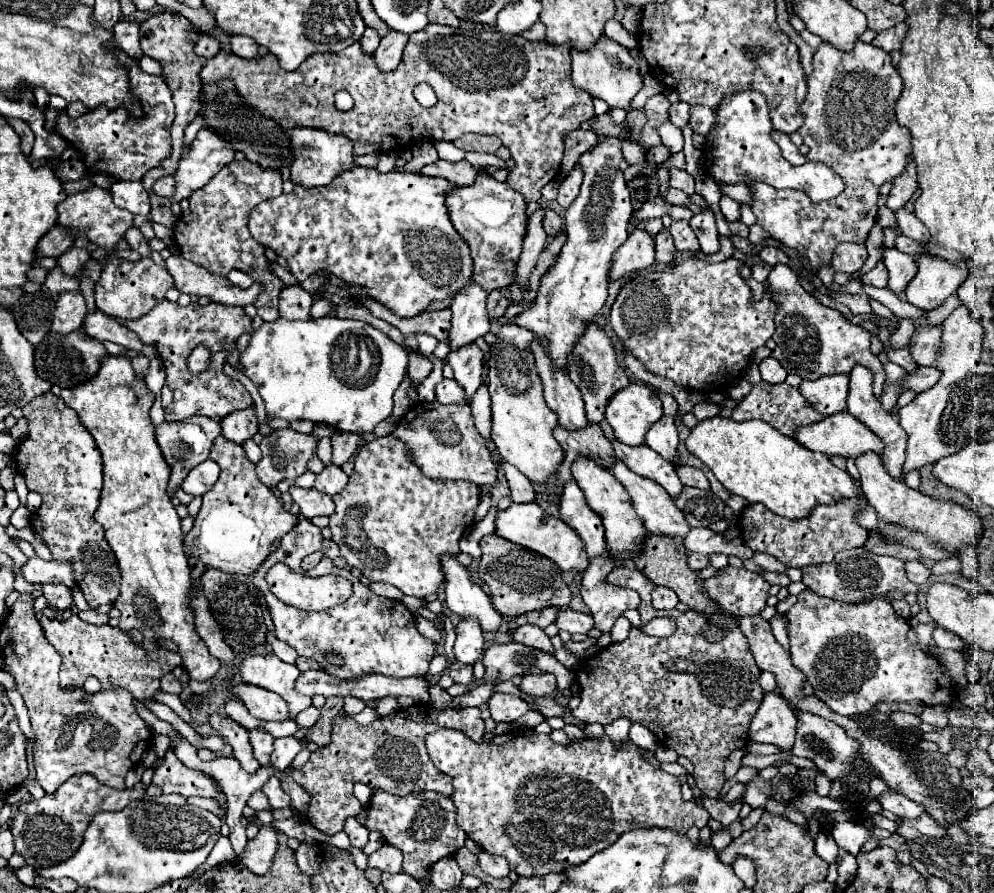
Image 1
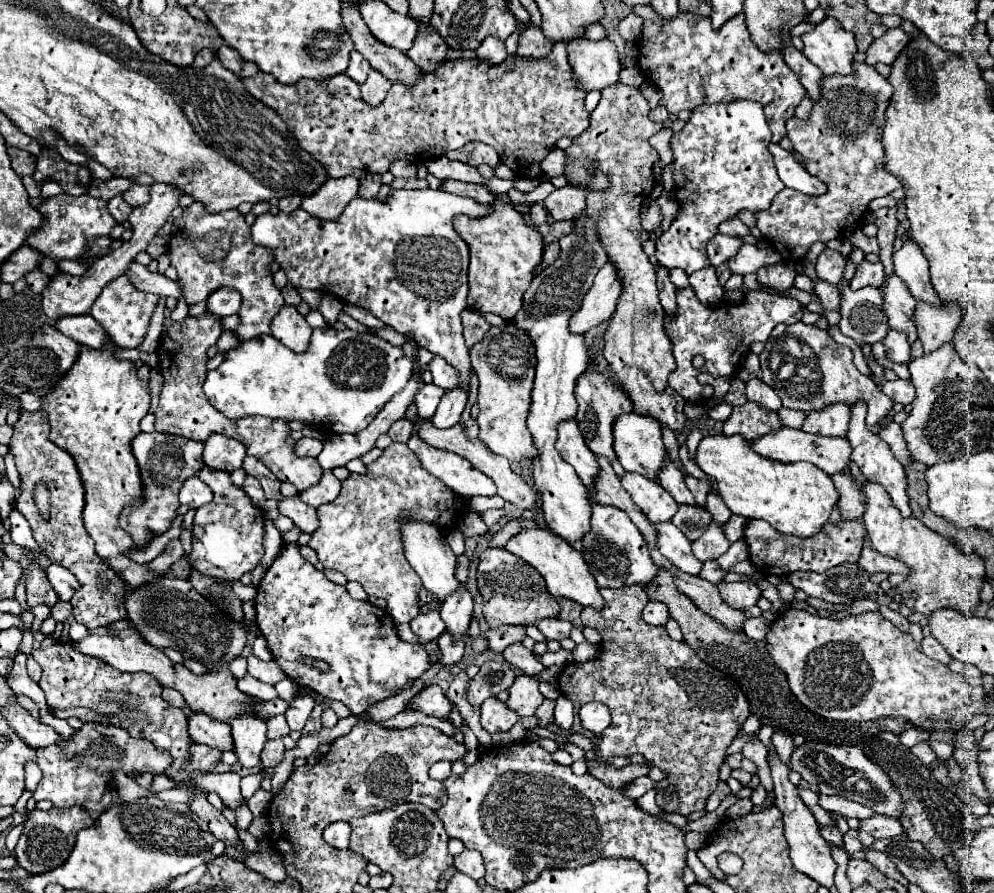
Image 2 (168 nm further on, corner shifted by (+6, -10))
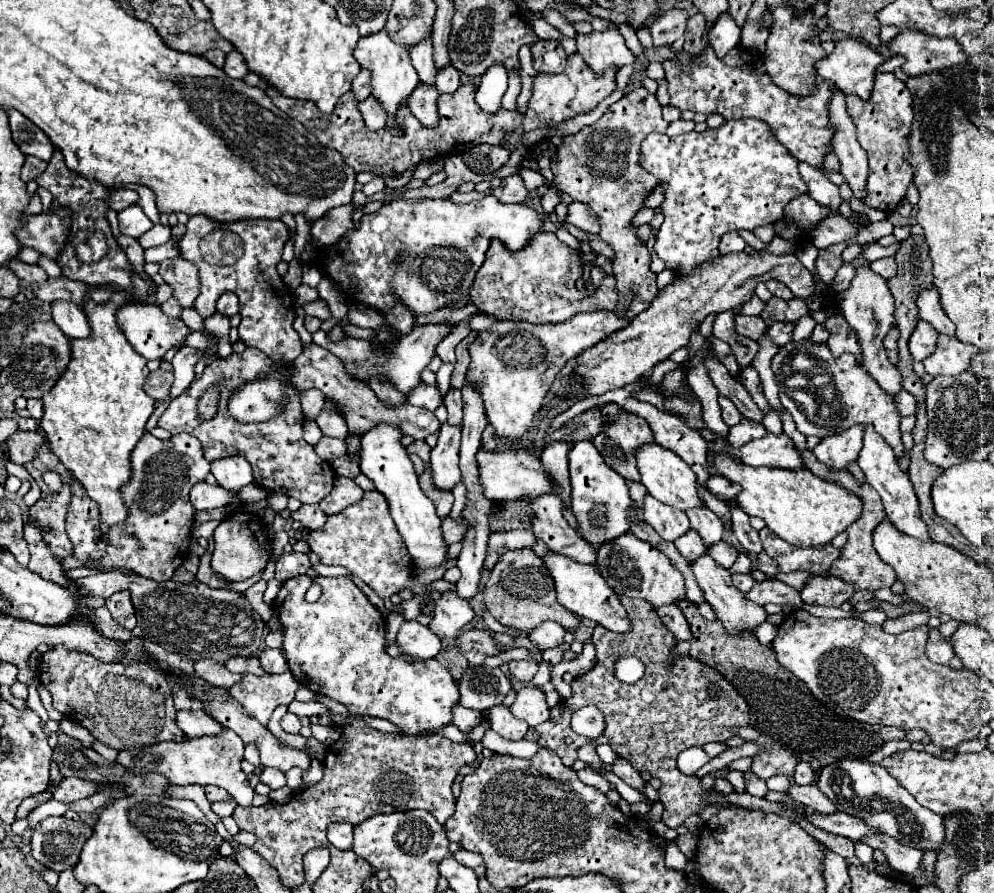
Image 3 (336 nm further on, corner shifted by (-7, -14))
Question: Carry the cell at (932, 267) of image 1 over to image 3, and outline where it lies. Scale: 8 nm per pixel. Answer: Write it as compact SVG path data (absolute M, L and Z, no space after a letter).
M940 334L936 350L934 354L930 354L930 358L924 360L924 366L926 366L926 372L932 376L936 374L954 376L970 368L972 356L976 352L978 352L976 346L960 342L958 338L950 338L946 334Z

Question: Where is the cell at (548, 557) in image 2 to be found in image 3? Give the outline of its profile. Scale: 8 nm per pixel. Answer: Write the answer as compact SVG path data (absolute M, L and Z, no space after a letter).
M552 550L544 556L544 562L546 562L546 568L556 582L556 598L566 610L570 610L572 614L590 618L590 620L594 620L594 622L598 622L604 628L614 630L614 632L626 632L628 630L628 626L630 626L628 614L626 614L624 606L620 604L618 596L614 594L614 590L600 576L596 566L574 562L572 558L566 558L566 556L552 552Z

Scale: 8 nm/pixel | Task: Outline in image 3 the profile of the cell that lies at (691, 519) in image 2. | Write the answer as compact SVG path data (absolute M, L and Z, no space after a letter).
M688 530L686 534L682 534L682 538L676 538L676 548L680 550L680 554L688 560L688 562L692 562L692 560L696 560L698 556L702 556L708 548L706 548L706 544L702 542L702 538L698 538L698 532L696 530Z

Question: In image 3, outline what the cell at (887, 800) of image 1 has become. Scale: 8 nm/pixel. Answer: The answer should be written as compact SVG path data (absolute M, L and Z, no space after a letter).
M792 784L788 794L794 800L798 800L798 802L806 804L808 808L812 808L818 814L836 814L838 812L838 808L816 786L798 786L798 784Z

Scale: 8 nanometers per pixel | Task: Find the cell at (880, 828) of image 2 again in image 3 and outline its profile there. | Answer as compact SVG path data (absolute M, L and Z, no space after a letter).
M812 814L812 816L806 816L814 826L826 830L826 832L832 832L832 834L840 834L840 836L846 836L854 842L866 838L866 834L878 834L878 830L870 830L870 826L866 826L866 822L862 822L862 818L854 818L850 814L830 814L830 816L824 816L824 814Z

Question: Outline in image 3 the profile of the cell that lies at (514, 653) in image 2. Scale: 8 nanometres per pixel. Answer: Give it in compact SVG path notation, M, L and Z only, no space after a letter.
M512 660L510 662L510 672L522 682L530 682L538 672L538 664L532 662L532 660Z

